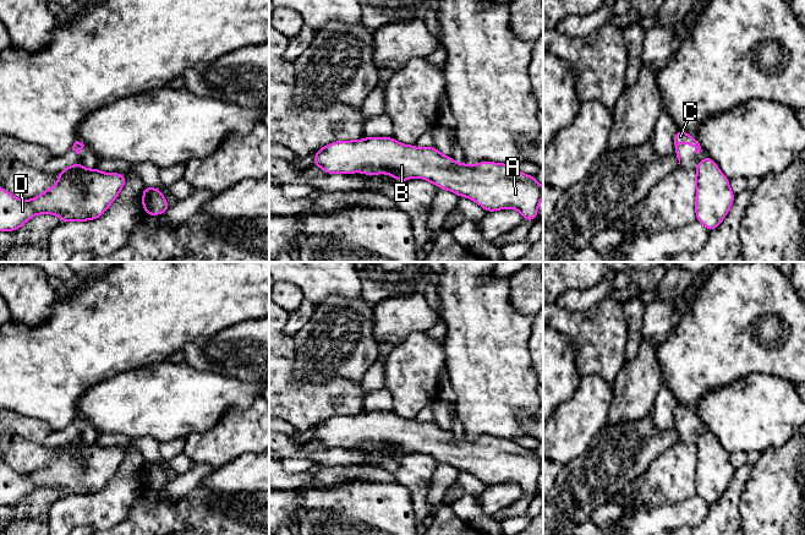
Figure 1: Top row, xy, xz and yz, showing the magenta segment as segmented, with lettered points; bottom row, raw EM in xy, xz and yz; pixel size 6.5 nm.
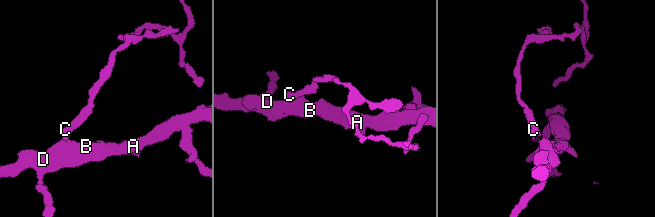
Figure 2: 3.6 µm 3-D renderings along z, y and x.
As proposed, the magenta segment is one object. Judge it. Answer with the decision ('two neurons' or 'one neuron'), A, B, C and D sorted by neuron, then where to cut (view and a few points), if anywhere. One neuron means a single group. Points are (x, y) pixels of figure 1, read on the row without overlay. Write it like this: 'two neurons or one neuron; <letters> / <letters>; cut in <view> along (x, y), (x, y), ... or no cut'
two neurons; A B D / C; cut in yz along (696, 449), (696, 462)

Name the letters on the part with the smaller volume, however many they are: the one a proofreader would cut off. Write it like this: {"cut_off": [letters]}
{"cut_off": ["C"]}

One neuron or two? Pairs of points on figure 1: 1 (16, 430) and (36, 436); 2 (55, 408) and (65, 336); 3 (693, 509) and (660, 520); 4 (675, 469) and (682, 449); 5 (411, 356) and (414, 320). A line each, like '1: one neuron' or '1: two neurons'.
1: one neuron
2: one neuron
3: one neuron
4: one neuron
5: two neurons

